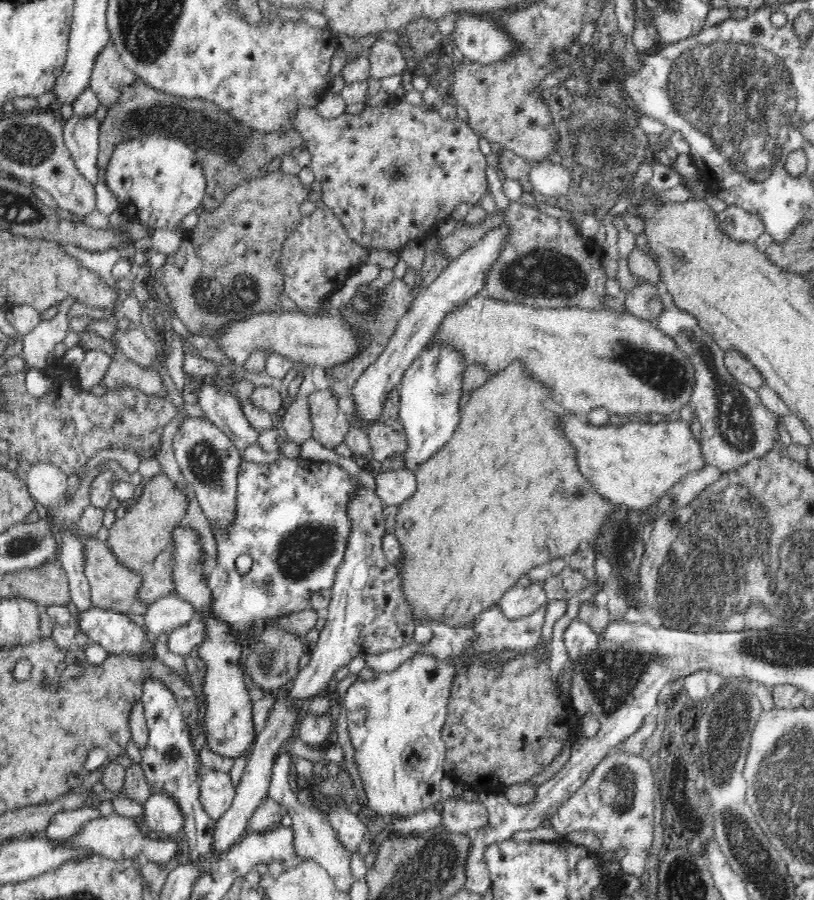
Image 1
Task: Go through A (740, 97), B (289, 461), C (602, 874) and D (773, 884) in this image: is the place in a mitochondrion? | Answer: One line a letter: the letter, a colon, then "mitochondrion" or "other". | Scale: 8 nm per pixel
A: mitochondrion
B: other
C: other
D: mitochondrion

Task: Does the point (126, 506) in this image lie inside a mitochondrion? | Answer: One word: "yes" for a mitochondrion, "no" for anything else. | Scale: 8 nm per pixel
no

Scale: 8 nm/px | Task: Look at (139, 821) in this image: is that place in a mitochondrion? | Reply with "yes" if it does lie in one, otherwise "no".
no

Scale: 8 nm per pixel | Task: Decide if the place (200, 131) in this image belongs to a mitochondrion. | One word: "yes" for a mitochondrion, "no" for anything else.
yes

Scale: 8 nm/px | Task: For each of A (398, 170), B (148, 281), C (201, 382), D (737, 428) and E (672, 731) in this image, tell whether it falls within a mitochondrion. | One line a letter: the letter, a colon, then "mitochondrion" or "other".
A: mitochondrion
B: other
C: other
D: mitochondrion
E: other

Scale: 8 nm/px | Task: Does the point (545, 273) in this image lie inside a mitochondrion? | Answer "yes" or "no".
yes

